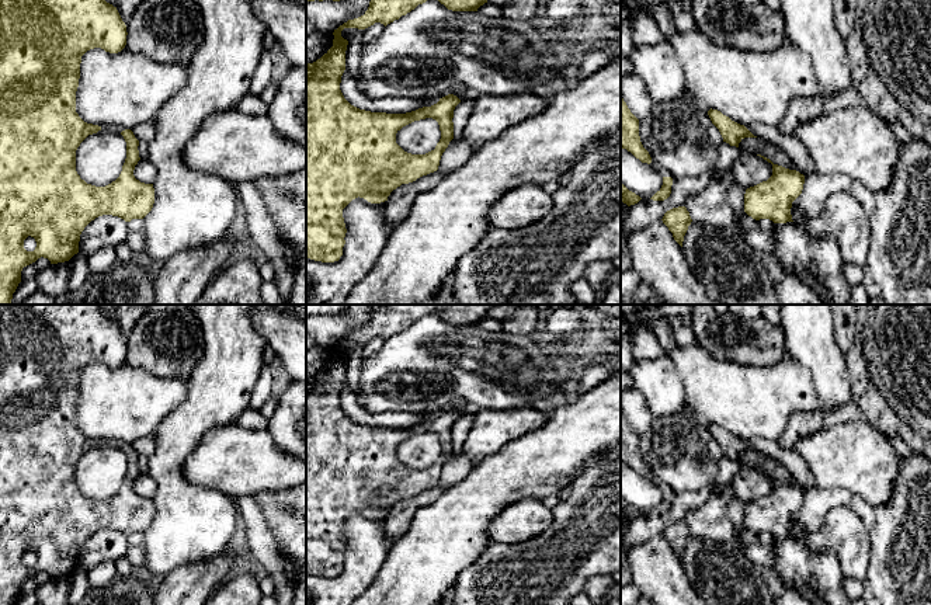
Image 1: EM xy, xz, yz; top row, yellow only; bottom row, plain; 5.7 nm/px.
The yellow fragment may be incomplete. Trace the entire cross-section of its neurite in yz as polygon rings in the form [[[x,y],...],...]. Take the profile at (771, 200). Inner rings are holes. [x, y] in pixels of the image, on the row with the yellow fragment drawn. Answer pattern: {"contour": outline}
{"contour": [[[757,154],[772,164],[772,175],[754,187],[746,190],[744,212],[755,220],[770,219],[774,223],[793,222],[791,215],[792,202],[802,194],[805,175],[796,170],[789,170],[774,164],[770,159]]]}

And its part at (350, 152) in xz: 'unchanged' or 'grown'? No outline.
unchanged

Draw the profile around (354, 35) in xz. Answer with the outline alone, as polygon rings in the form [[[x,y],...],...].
[[[344,28],[341,36],[348,41],[345,51],[345,69],[351,77],[358,83],[361,90],[361,73],[359,73],[359,59],[362,51],[362,35],[364,29],[358,28]]]

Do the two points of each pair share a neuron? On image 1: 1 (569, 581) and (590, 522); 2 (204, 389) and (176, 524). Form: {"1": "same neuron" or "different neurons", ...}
{"1": "same neuron", "2": "same neuron"}

